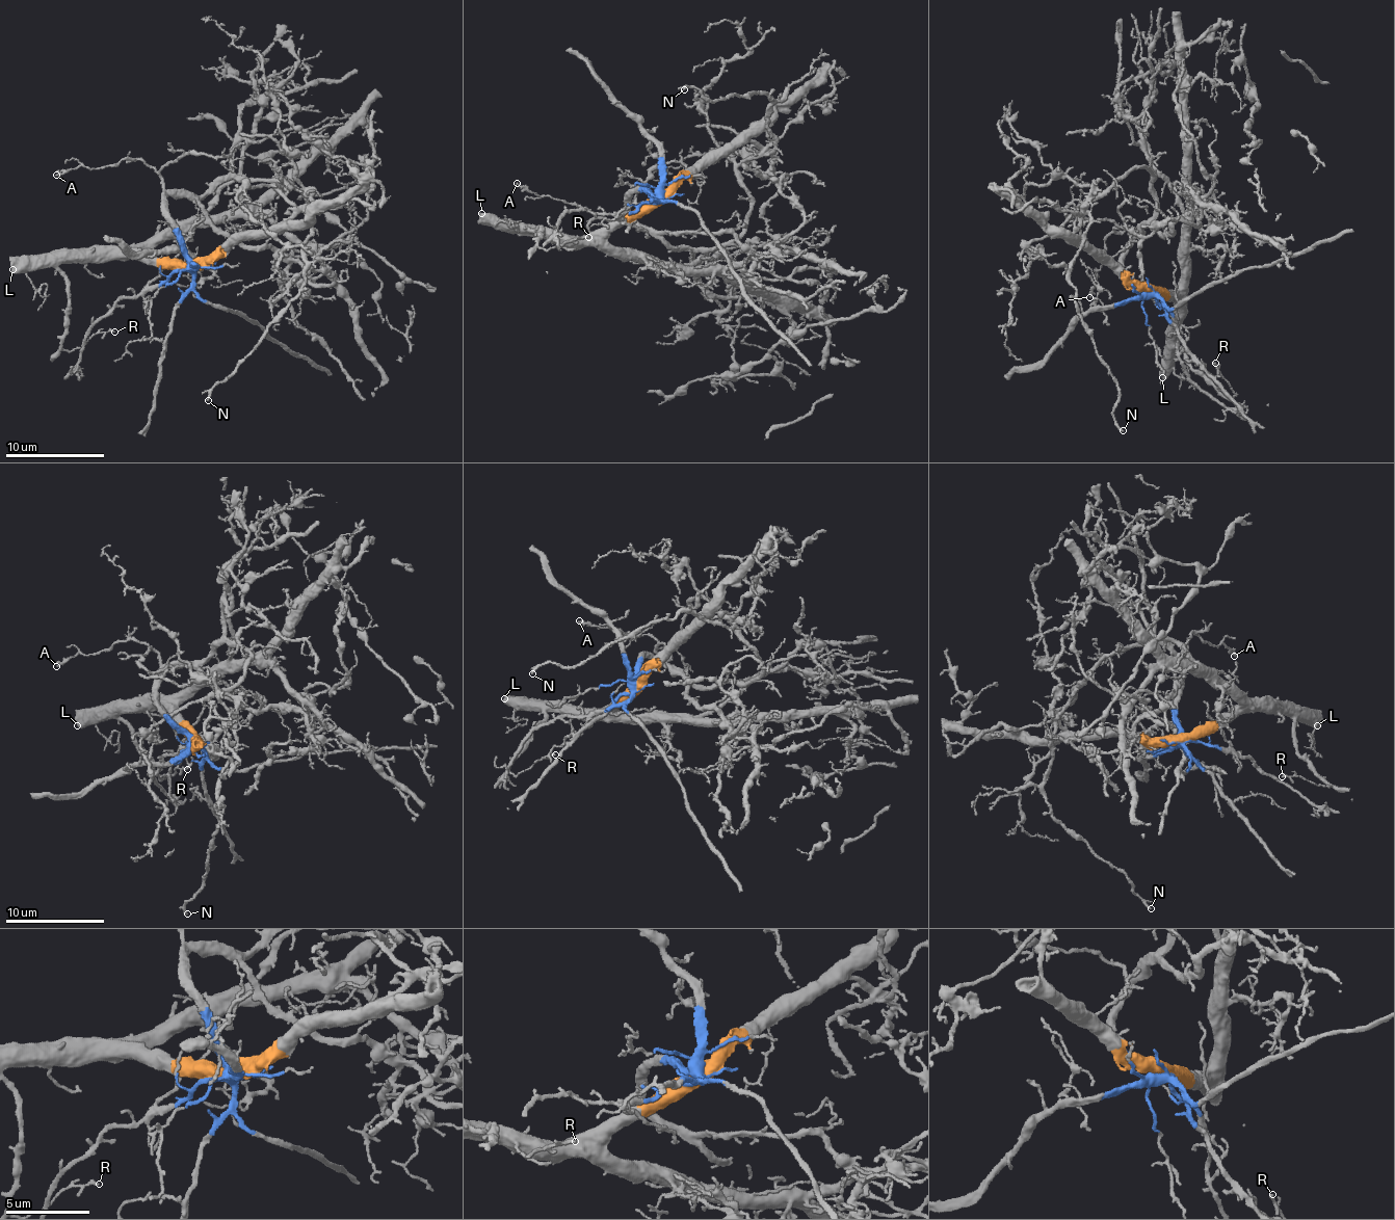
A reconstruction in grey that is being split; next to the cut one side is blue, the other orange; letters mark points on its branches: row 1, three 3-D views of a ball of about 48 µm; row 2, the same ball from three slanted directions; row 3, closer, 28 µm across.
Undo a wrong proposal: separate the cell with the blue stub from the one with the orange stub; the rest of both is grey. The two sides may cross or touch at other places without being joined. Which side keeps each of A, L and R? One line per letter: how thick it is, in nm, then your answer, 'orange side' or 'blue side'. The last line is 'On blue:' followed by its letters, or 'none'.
A: calibre 170 nm; blue side
L: calibre 600 nm; orange side
R: calibre 100 nm; orange side
On blue: A

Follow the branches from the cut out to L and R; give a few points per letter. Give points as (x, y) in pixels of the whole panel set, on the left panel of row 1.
L: (190, 266), (132, 256), (41, 256), (11, 269)
R: (190, 266), (125, 254), (71, 255), (60, 263), (68, 297), (64, 349), (74, 351), (98, 333), (115, 330)

